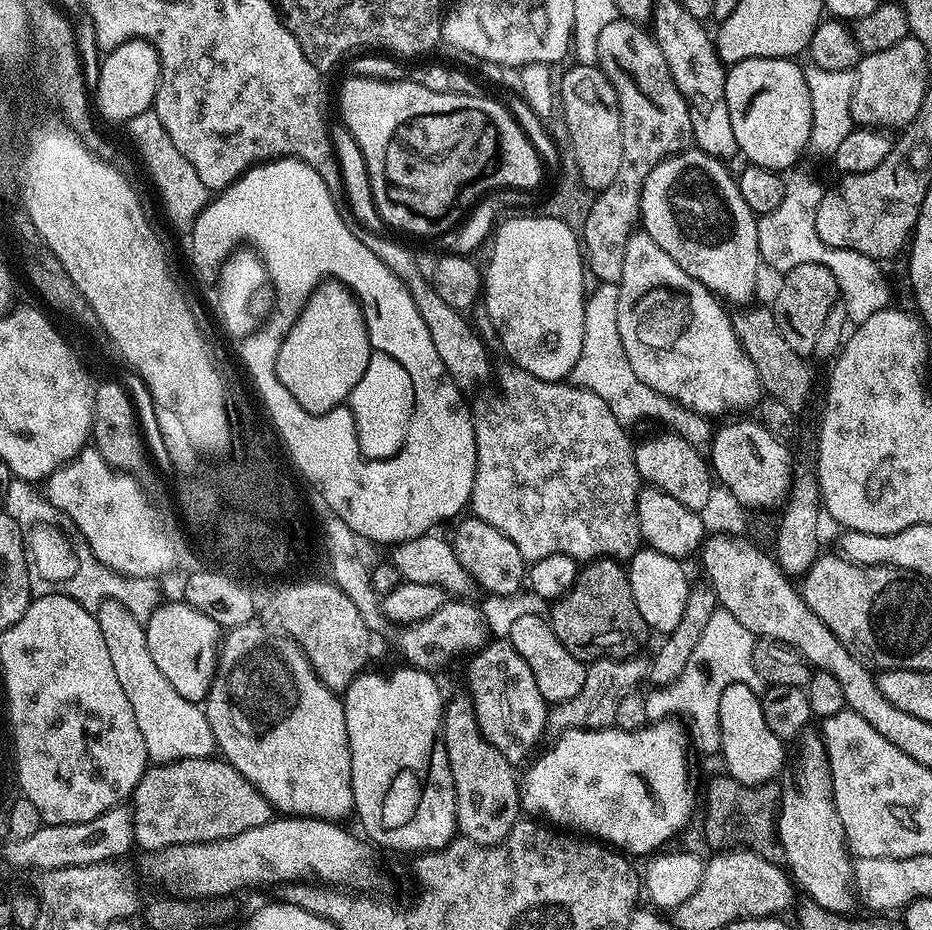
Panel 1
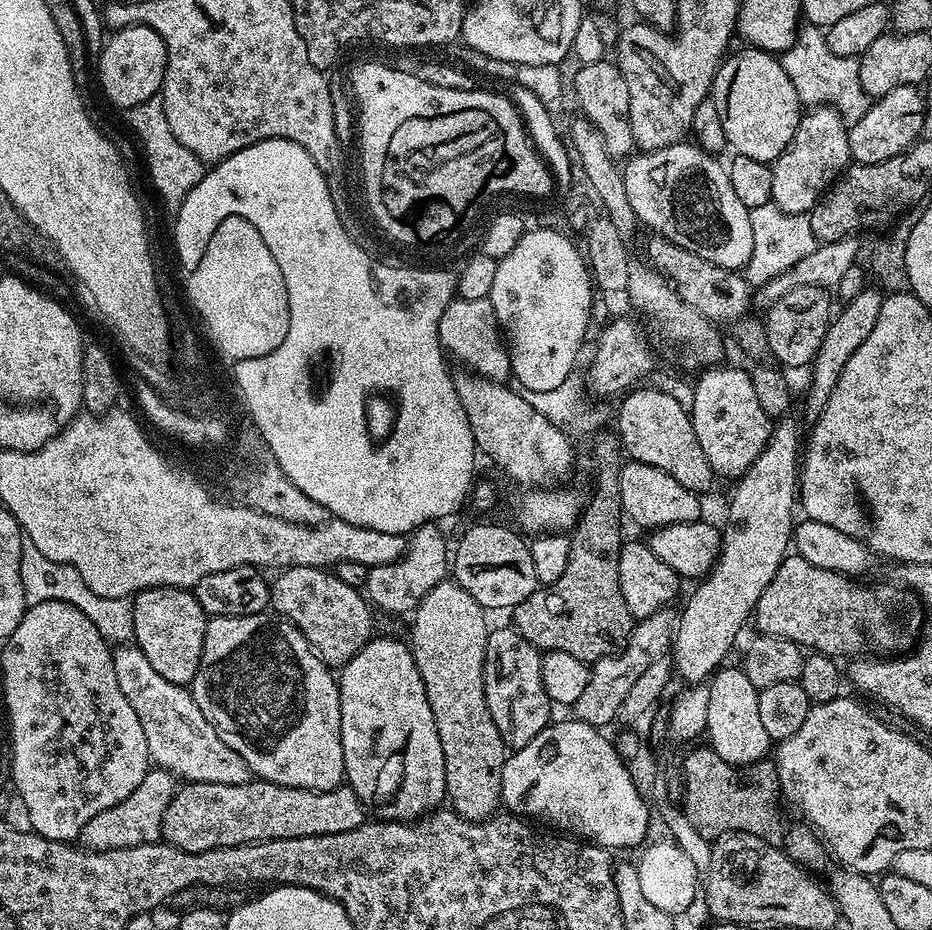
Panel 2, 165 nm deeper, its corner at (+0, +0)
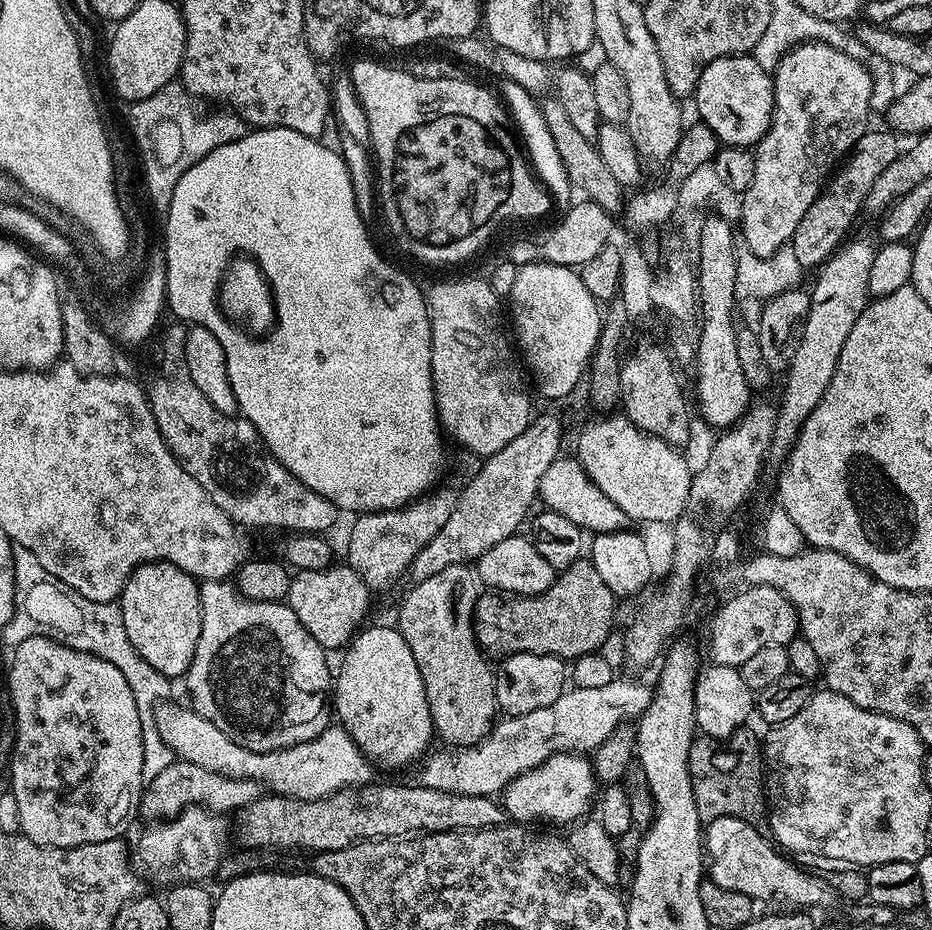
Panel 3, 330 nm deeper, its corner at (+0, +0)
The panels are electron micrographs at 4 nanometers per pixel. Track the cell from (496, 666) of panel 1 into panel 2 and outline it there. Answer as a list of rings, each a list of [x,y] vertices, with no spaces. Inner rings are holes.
[[[493,627],[486,642],[486,658],[484,659],[484,689],[486,690],[486,706],[490,710],[490,718],[494,718],[494,726],[498,726],[498,734],[502,734],[505,745],[515,750],[526,746],[553,719],[554,705],[546,694],[546,686],[542,684],[541,649],[536,648],[526,638],[522,638],[515,627]]]

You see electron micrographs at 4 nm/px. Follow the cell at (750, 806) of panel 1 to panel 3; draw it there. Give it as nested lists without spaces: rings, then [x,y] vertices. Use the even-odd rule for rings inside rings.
[[[748,726],[740,728],[724,740],[703,734],[693,739],[688,769],[701,821],[711,822],[723,816],[733,816],[757,826],[765,823],[766,772],[762,767],[762,740],[750,729]]]

